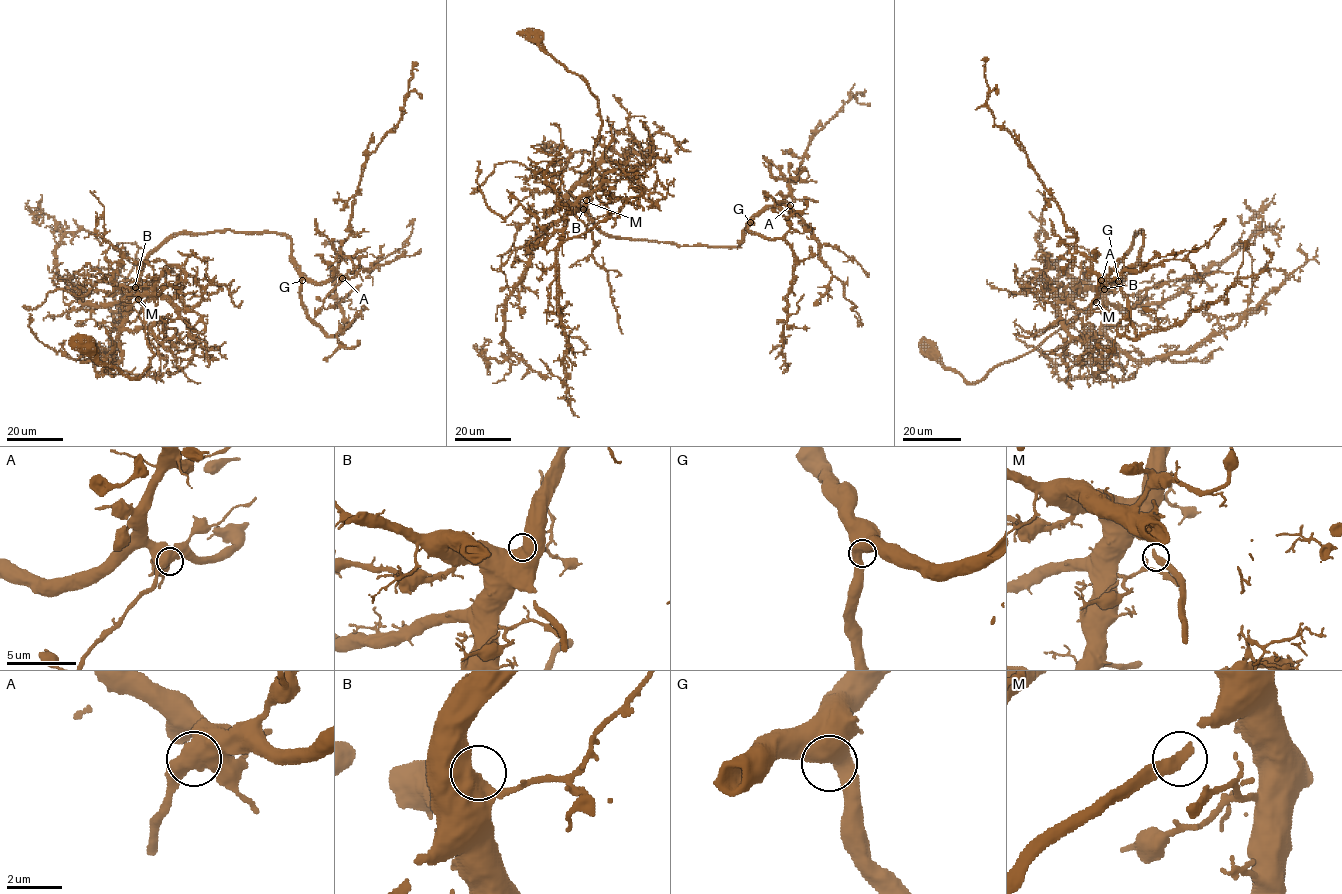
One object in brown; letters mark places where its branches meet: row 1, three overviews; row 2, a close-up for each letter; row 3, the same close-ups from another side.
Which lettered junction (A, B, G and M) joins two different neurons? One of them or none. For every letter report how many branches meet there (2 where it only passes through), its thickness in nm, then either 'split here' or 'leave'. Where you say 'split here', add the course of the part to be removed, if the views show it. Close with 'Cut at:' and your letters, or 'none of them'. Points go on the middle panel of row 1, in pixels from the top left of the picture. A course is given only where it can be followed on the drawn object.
A: branches 2; calibre 600 nm; leave
B: branches 2; calibre 650 nm; leave
G: branches 2; calibre 600 nm; leave
M: branches 2; calibre 360 nm; leave
Cut at: none of them

